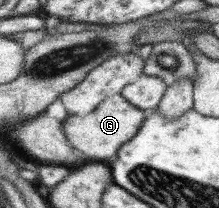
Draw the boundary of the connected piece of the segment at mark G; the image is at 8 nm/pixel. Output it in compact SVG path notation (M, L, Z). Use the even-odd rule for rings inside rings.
M113 94L107 96L85 115L66 116L62 121L62 129L67 141L74 147L78 155L81 153L90 159L97 159L97 161L105 159L106 162L110 157L116 155L117 148L122 143L135 135L145 115L146 111L137 109L120 94Z

